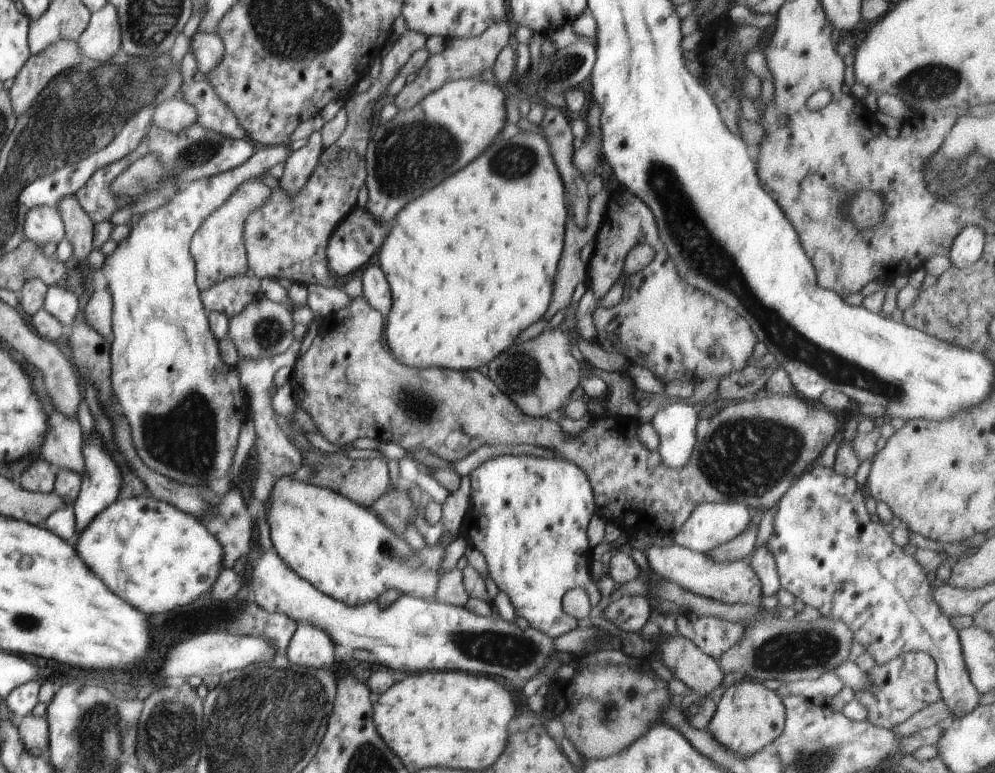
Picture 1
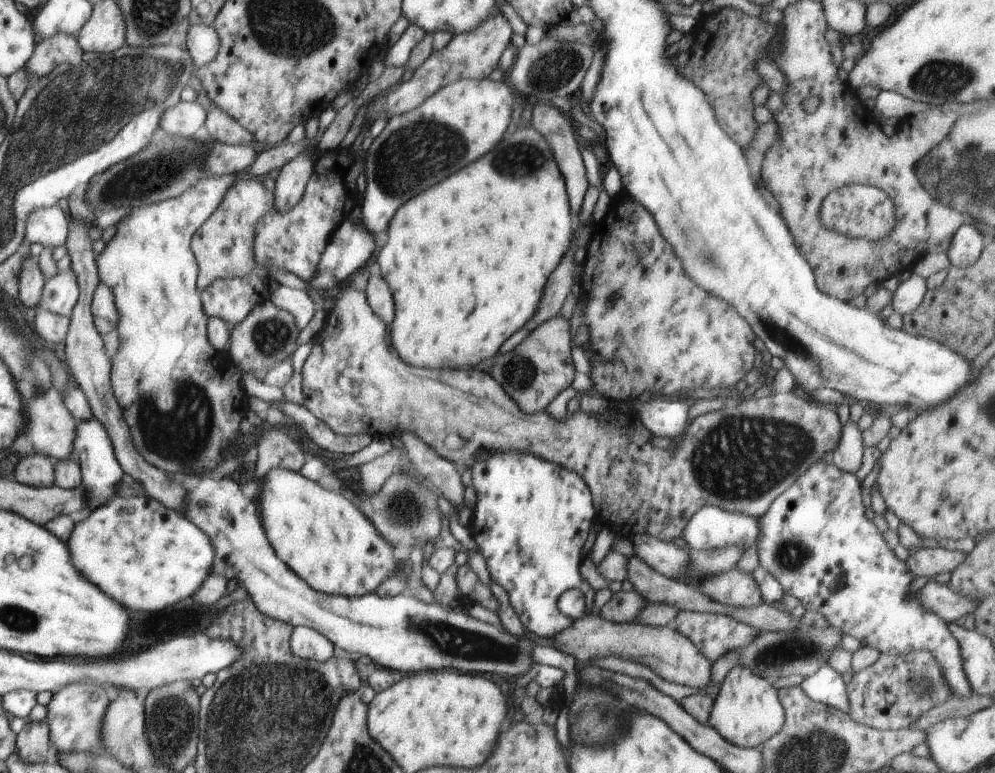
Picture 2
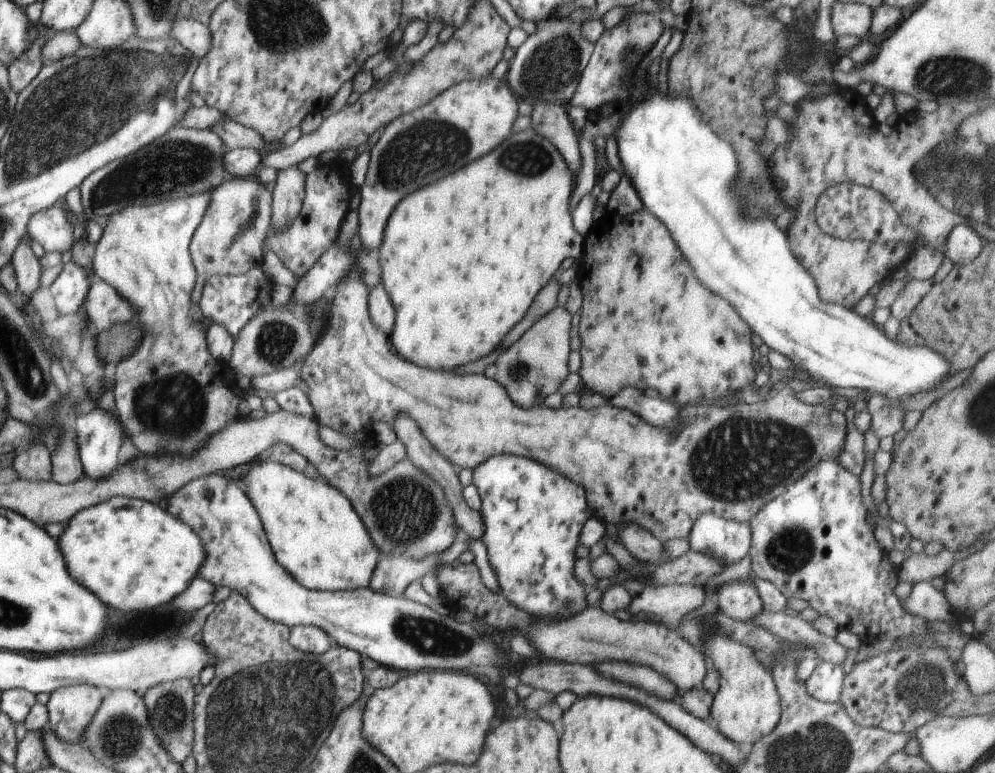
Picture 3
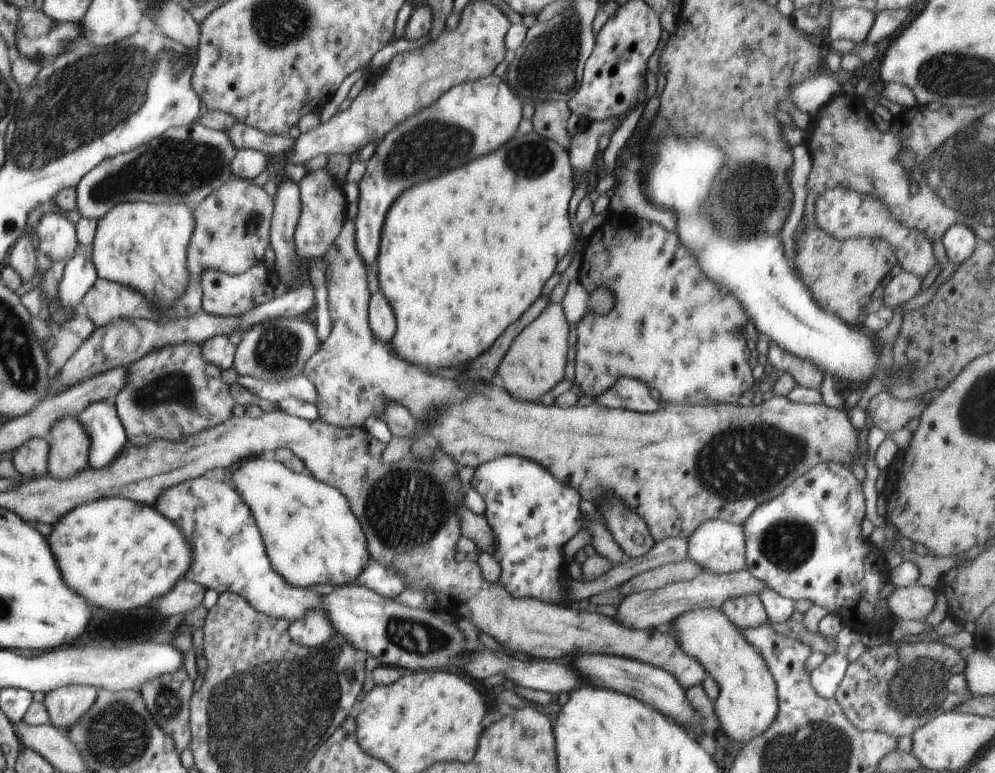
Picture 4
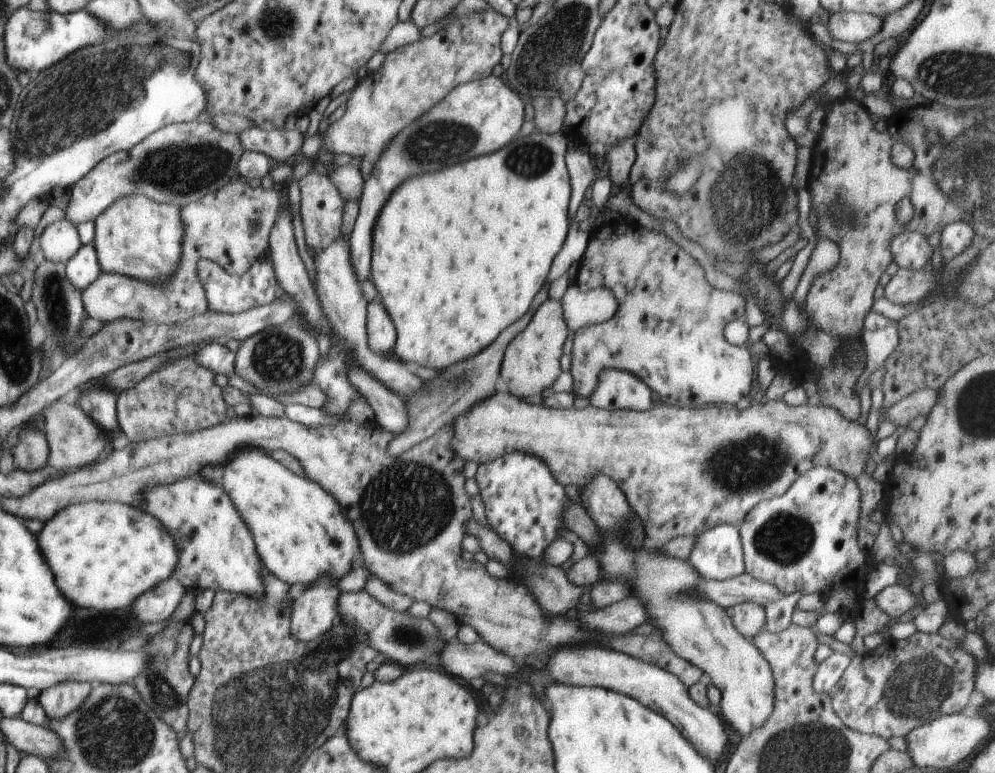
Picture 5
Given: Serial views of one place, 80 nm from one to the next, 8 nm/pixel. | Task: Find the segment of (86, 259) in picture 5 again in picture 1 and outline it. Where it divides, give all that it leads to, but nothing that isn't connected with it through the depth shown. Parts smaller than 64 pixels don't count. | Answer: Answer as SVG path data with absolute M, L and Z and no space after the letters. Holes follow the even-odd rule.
M50 285L46 291L43 308L55 316L68 331L76 313L78 312L79 298L62 285Z

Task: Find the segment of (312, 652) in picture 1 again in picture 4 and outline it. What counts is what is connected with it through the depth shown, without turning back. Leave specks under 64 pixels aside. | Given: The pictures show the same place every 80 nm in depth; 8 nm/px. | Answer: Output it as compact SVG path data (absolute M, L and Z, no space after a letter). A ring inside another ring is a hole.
M324 607L309 608L302 618L290 623L290 638L300 646L322 647L332 638L335 630Z

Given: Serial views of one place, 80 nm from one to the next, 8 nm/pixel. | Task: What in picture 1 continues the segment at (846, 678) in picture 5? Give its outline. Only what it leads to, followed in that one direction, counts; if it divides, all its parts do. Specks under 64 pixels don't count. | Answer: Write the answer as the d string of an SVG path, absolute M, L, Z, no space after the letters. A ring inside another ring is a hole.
M911 652L900 655L884 664L875 664L867 671L869 687L855 692L854 701L867 710L867 720L875 727L896 728L917 712L942 699L937 683L937 664L928 653Z

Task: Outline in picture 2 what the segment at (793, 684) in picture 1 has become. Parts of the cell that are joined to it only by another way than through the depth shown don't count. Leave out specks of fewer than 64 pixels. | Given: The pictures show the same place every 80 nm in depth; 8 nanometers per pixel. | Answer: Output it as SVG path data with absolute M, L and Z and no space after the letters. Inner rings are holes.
M826 663L814 674L806 677L800 686L812 700L839 708L849 714L846 685L841 674Z

